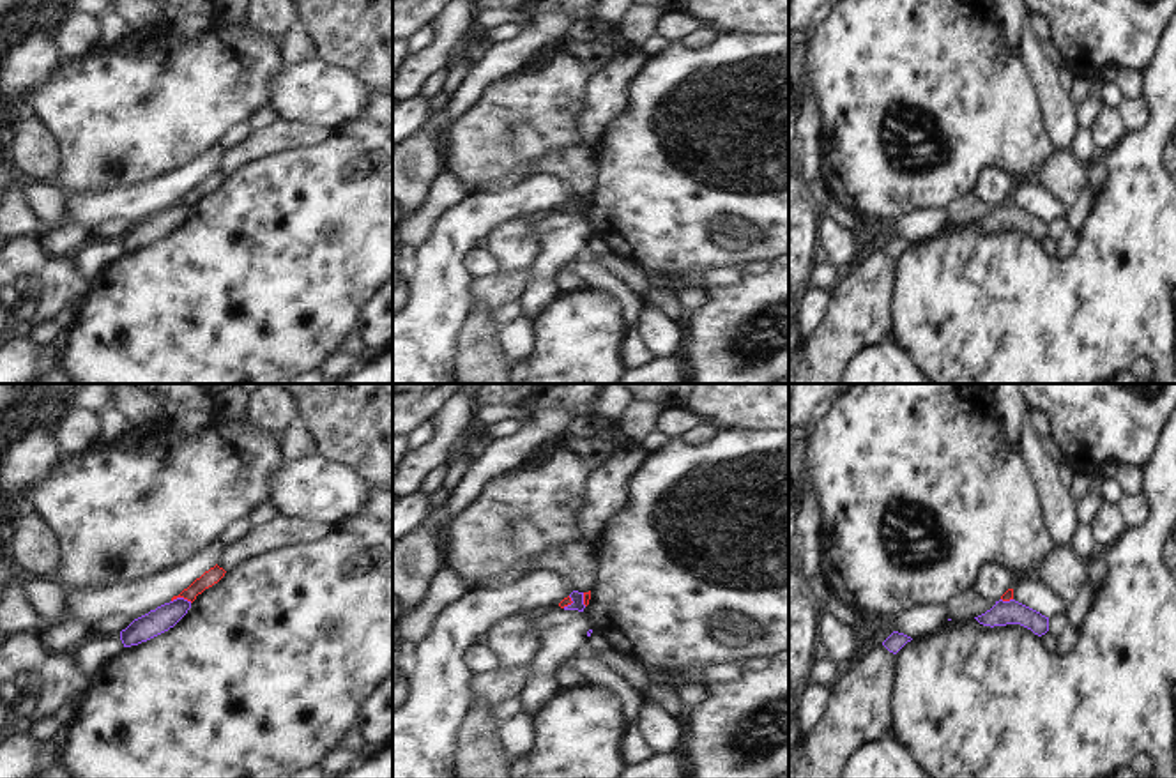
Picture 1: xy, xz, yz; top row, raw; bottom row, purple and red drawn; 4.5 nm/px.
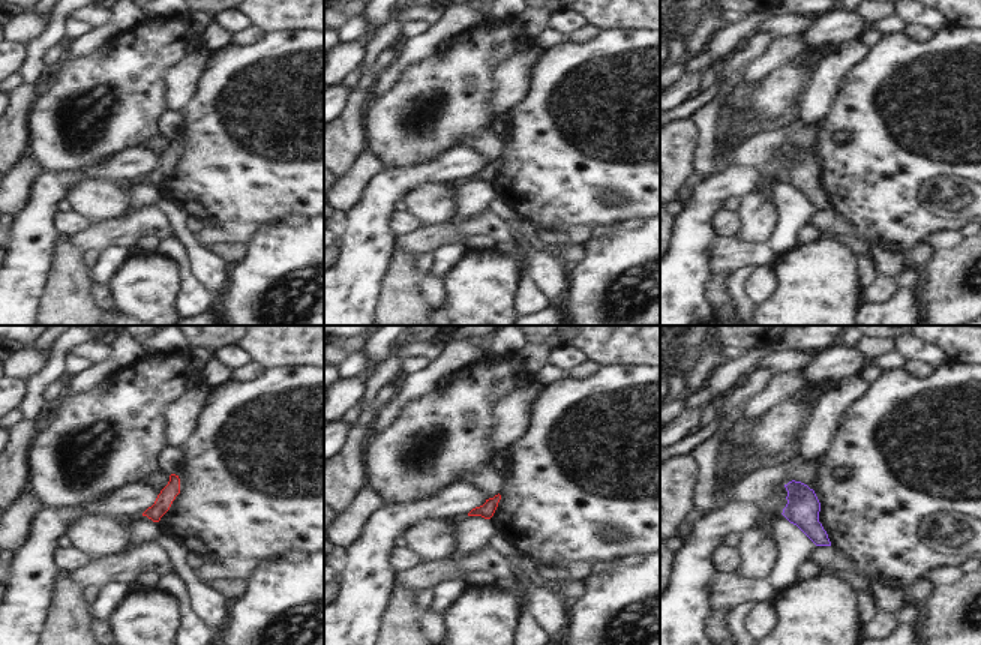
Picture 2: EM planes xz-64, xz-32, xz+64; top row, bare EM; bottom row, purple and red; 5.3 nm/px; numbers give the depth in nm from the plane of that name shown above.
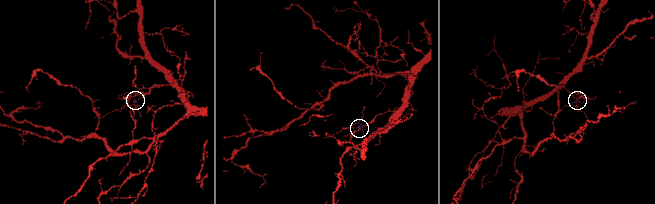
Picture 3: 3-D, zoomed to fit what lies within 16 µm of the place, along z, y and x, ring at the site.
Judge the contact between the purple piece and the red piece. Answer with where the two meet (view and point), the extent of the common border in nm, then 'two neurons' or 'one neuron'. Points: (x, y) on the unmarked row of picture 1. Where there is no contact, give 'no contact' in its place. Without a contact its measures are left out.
contact xy (183, 202); length 100 nm; two neurons

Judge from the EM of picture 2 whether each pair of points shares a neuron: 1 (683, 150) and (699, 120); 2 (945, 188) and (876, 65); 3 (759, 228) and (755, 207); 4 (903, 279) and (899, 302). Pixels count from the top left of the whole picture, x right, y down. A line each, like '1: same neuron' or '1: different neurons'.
1: different neurons
2: same neuron
3: same neuron
4: same neuron

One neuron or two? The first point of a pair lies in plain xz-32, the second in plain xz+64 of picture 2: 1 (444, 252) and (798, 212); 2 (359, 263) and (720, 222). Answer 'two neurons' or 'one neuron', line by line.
1: one neuron
2: two neurons

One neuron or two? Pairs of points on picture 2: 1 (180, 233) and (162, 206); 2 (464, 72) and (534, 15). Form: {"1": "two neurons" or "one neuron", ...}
{"1": "one neuron", "2": "two neurons"}

